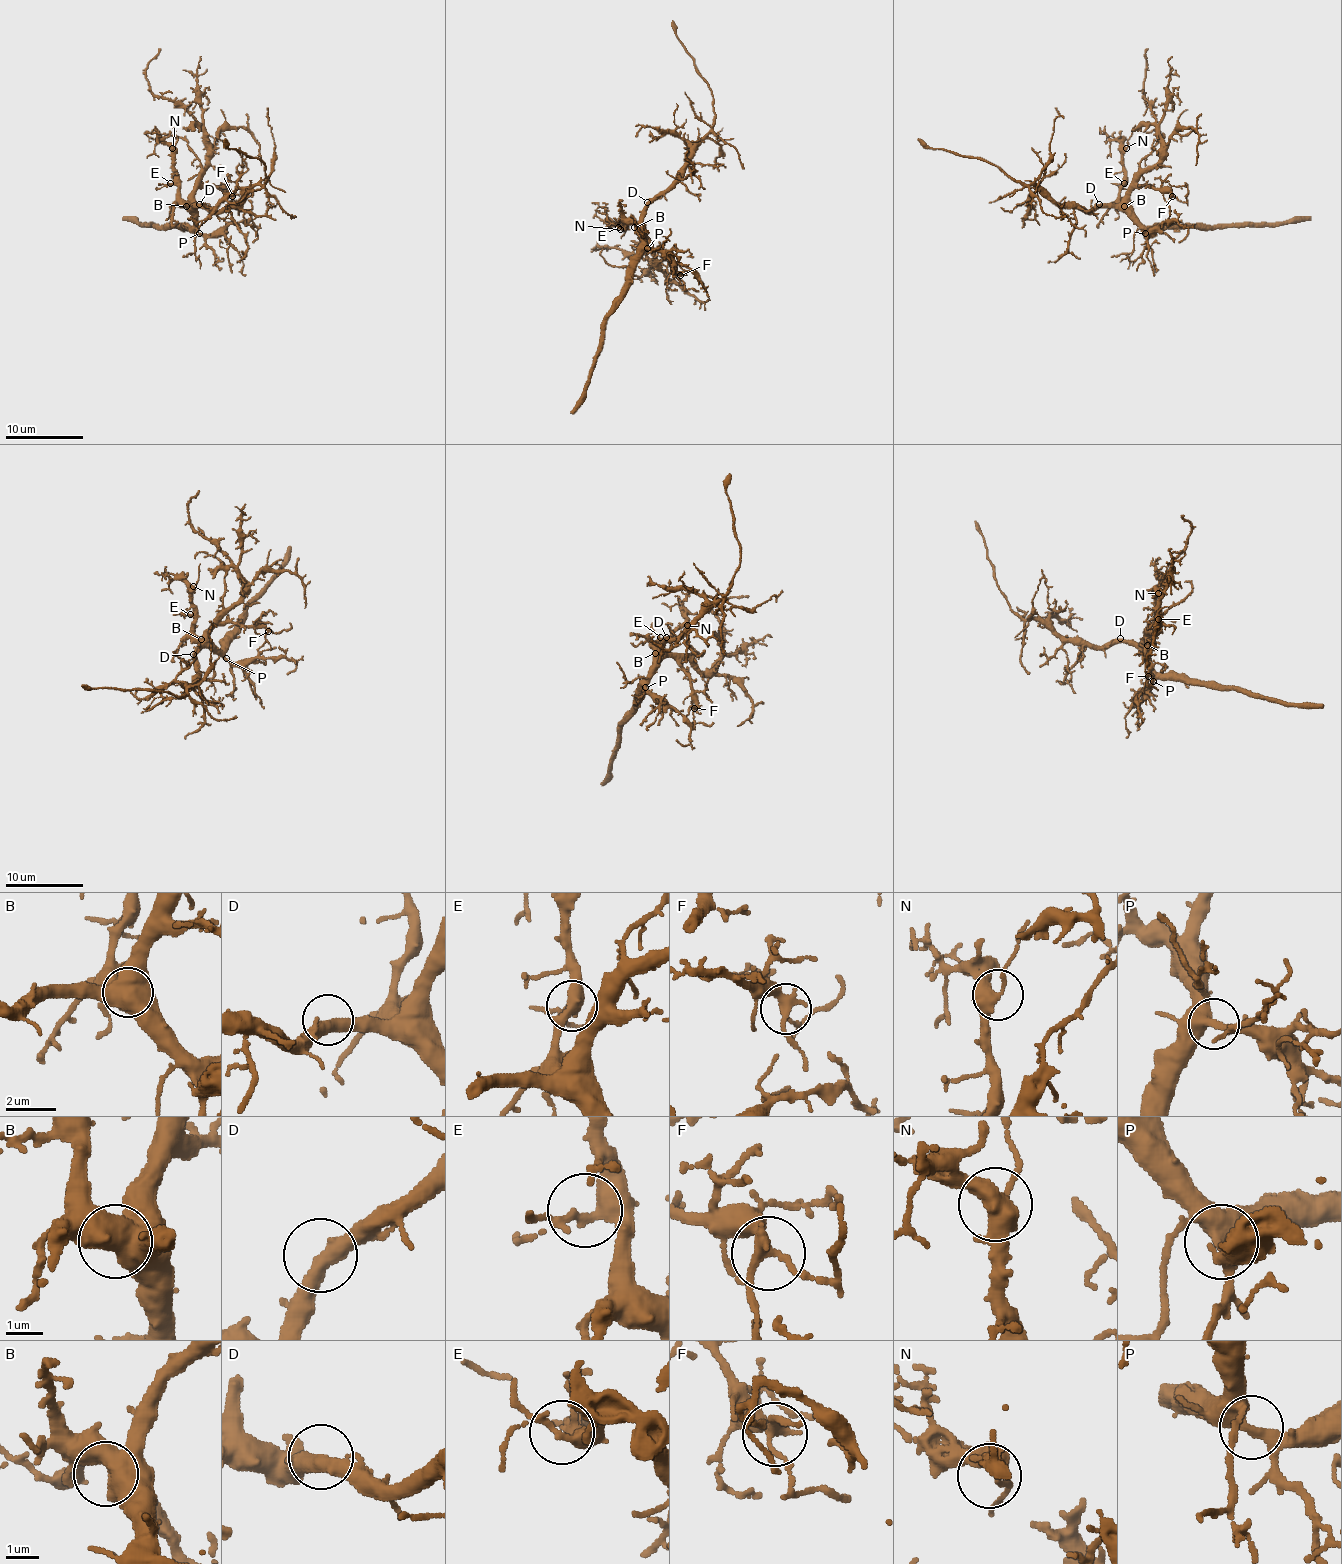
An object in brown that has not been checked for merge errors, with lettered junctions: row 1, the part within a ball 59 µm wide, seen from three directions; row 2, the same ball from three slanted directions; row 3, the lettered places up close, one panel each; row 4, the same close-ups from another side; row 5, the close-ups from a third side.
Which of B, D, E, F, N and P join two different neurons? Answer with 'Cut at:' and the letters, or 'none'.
Cut at: none

